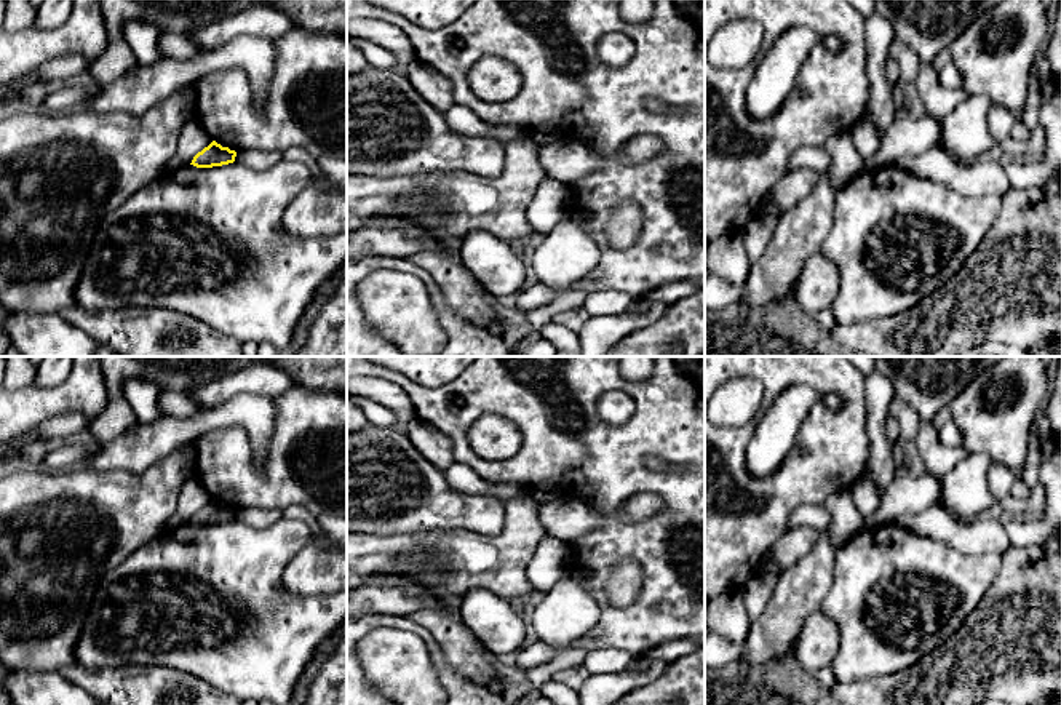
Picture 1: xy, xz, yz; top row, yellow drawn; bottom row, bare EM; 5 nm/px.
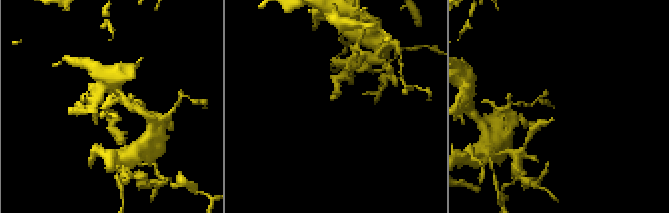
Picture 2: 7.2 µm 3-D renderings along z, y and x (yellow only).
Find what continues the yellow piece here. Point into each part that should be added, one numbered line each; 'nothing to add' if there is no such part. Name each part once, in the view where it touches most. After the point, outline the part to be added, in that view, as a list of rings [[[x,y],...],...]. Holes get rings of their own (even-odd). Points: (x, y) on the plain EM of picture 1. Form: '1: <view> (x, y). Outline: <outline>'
nothing to add

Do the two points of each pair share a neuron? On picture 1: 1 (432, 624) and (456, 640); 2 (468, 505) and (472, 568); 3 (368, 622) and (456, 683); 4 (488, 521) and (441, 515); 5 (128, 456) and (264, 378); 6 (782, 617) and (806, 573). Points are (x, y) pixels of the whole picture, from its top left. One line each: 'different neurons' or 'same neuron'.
1: same neuron
2: different neurons
3: same neuron
4: same neuron
5: different neurons
6: same neuron

